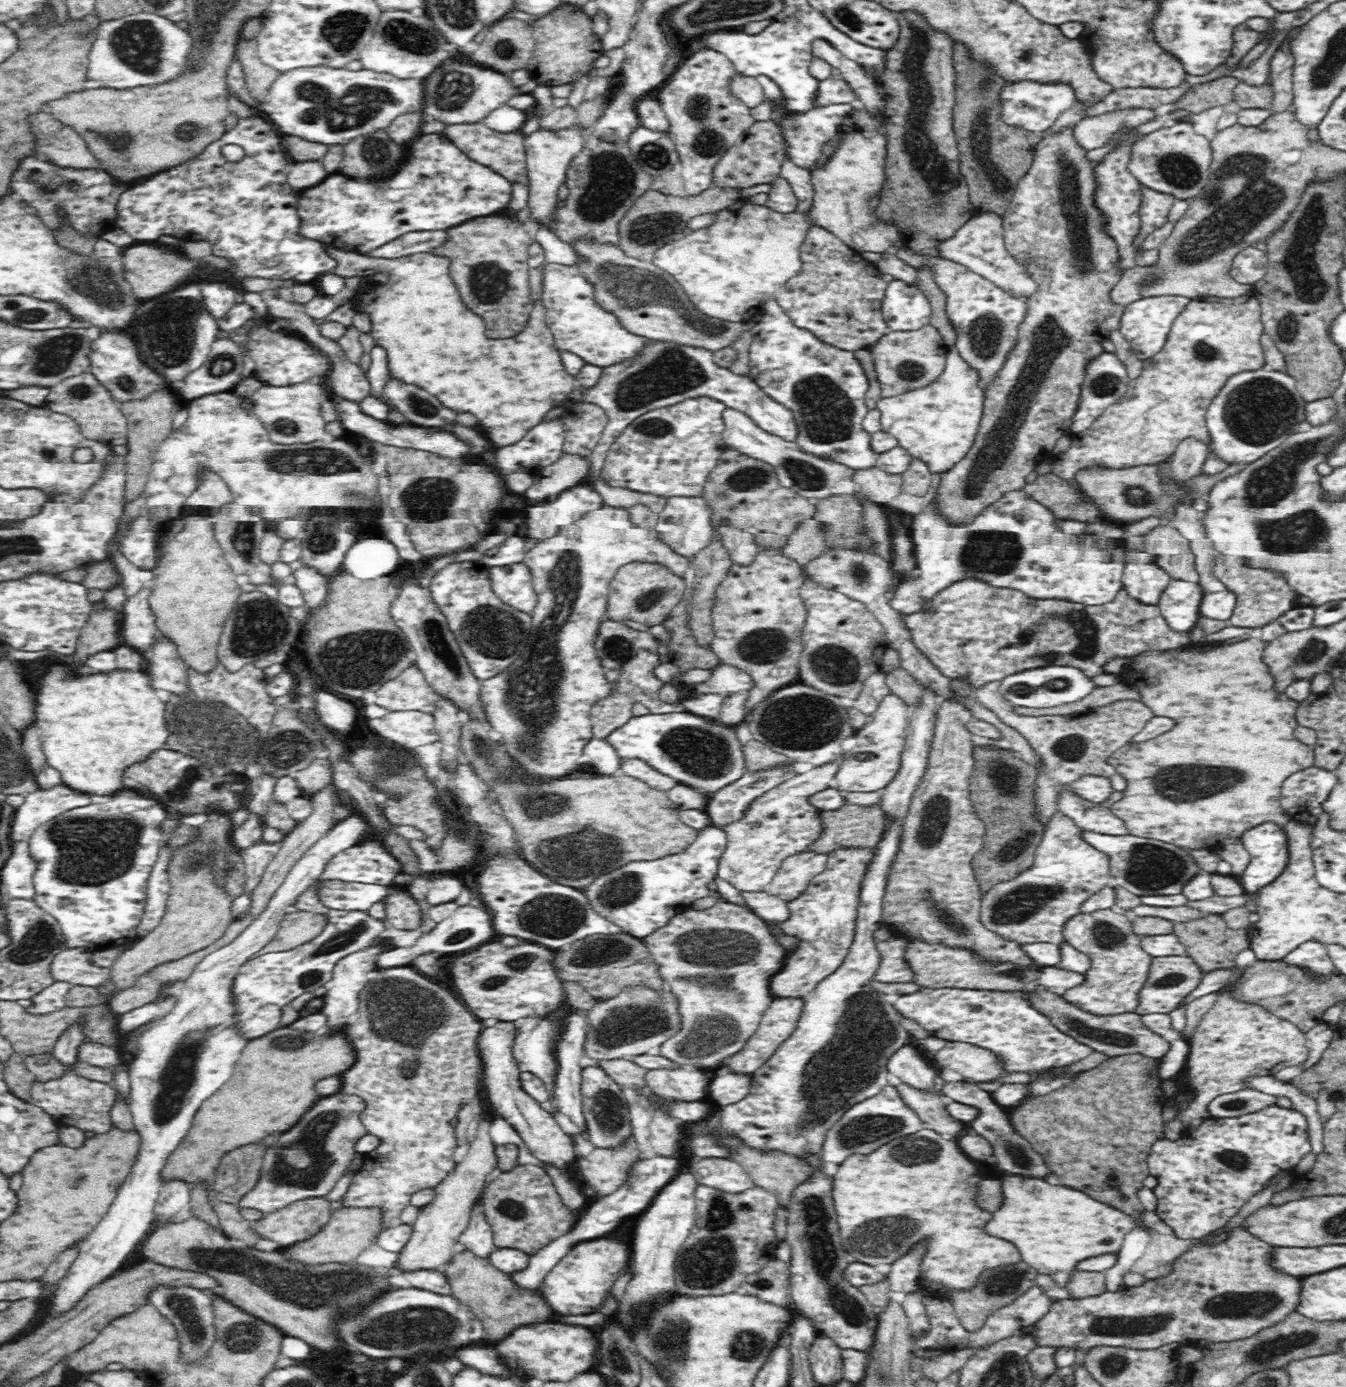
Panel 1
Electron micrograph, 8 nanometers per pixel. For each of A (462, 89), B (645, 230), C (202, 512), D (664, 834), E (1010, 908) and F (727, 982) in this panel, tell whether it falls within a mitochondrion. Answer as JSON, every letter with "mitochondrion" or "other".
{"A":"mitochondrion","B":"mitochondrion","C":"other","D":"other","E":"mitochondrion","F":"mitochondrion"}

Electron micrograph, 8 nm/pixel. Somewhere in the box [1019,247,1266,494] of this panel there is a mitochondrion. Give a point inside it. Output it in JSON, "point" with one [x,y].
{"point":[1104,384]}

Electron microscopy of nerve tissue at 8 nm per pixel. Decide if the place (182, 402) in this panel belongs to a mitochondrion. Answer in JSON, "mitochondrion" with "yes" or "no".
{"mitochondrion":"no"}

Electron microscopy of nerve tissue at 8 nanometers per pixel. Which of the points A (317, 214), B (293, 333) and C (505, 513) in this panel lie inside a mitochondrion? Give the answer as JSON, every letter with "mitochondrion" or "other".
{"A":"other","B":"other","C":"other"}

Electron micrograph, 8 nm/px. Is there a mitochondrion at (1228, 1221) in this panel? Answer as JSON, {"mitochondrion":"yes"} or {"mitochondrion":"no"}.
{"mitochondrion":"no"}

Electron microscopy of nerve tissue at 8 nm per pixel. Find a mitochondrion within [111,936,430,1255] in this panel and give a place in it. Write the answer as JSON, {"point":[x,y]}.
{"point":[311,1141]}

